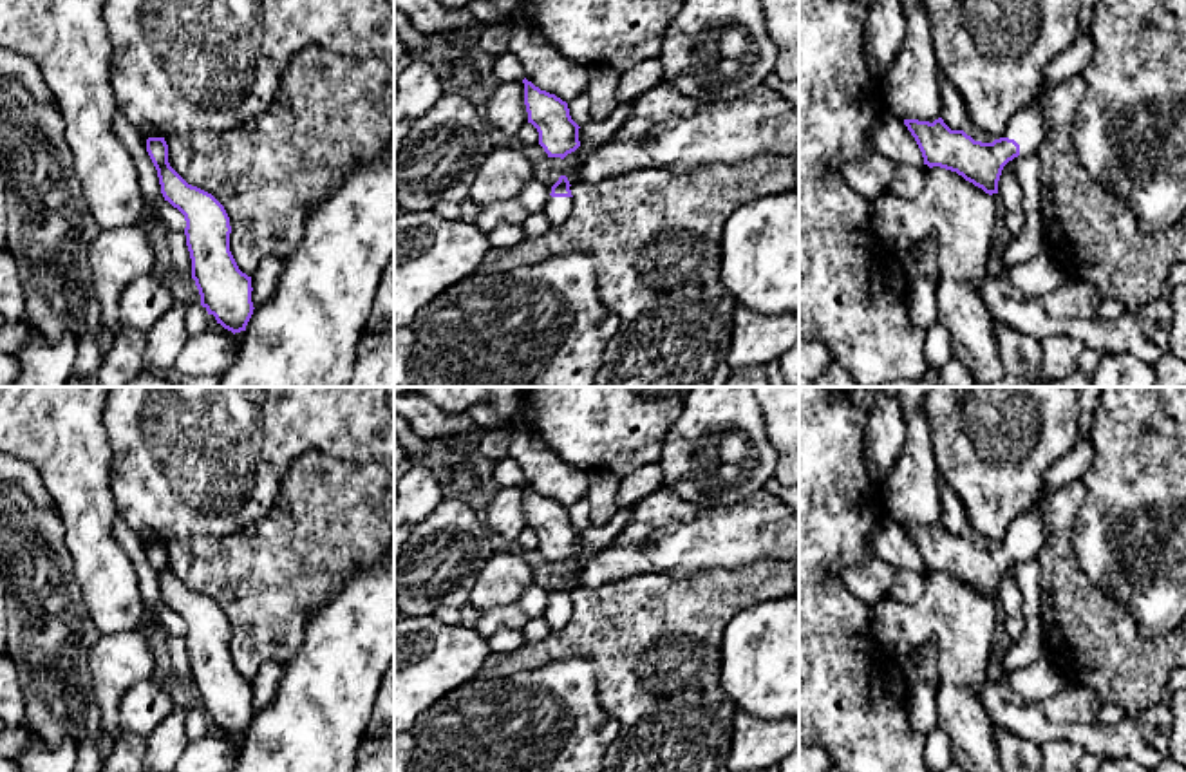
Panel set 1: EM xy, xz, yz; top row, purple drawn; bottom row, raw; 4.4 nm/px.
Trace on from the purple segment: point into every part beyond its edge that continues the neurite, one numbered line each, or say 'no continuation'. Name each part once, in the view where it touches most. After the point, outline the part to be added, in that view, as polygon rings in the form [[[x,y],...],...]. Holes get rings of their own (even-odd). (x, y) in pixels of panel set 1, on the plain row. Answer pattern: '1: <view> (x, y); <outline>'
1: yz (1025, 532); [[[1090,438],[1078,441],[1078,445],[1061,456],[1054,465],[1050,465],[1043,475],[1043,485],[1040,490],[1040,497],[1034,504],[1023,512],[1018,519],[1012,521],[1007,541],[1020,550],[1020,560],[1034,559],[1038,550],[1043,544],[1043,524],[1040,517],[1041,499],[1072,481],[1081,481],[1087,466],[1090,465],[1094,456],[1094,447]]]

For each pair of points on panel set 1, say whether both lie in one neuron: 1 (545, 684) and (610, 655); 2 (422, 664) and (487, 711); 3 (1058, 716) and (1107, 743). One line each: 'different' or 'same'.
1: different
2: different
3: same

